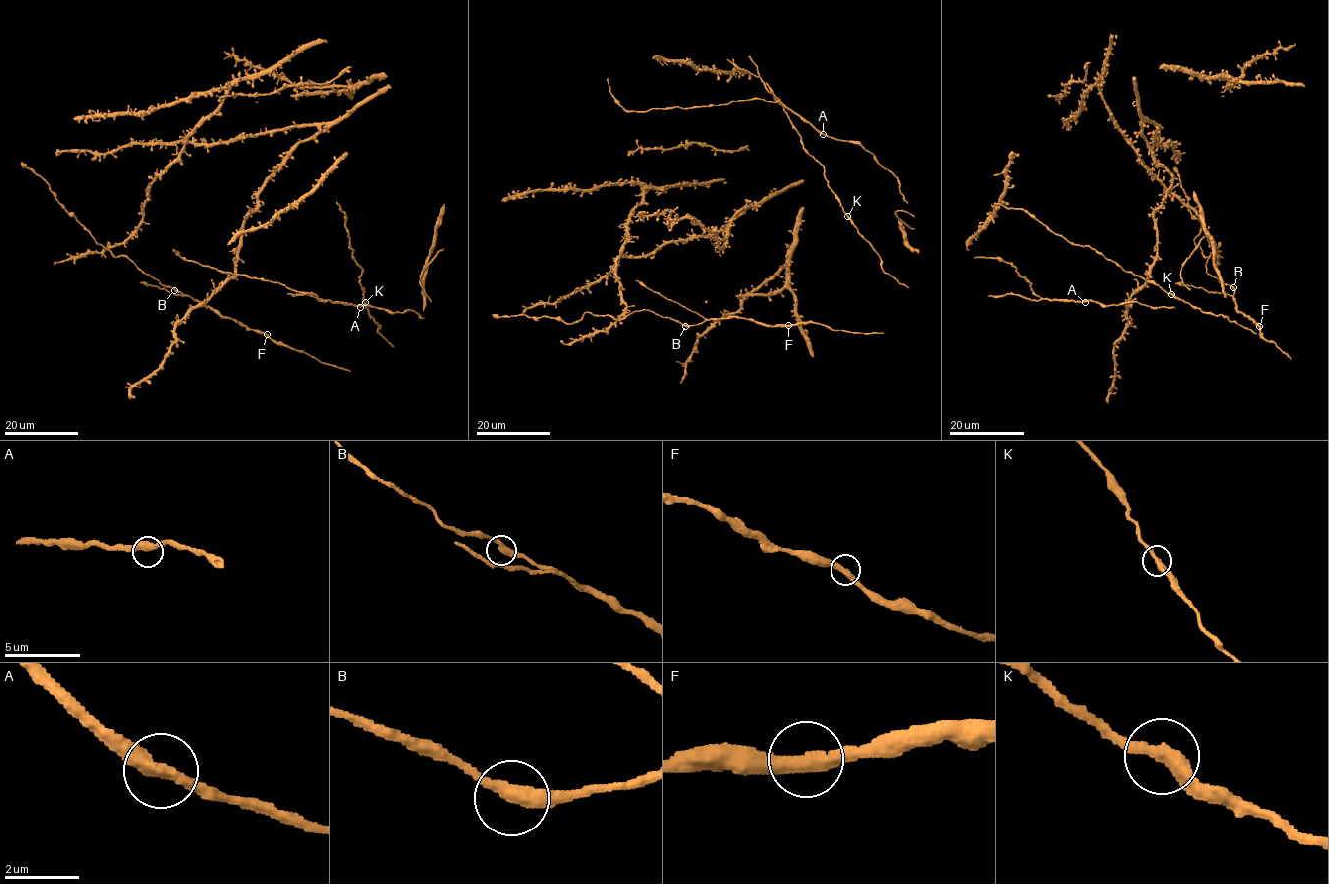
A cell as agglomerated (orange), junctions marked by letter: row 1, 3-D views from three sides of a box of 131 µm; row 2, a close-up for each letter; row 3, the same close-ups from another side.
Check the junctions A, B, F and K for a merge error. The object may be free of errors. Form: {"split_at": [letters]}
{"split_at": []}

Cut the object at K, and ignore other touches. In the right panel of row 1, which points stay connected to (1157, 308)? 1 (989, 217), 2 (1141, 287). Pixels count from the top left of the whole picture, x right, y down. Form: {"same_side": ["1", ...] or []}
{"same_side": ["1", "2"]}

